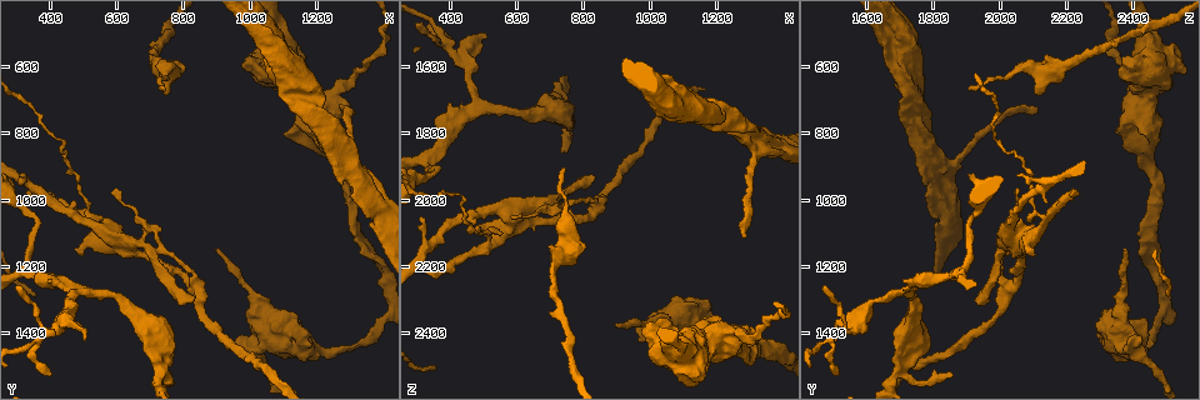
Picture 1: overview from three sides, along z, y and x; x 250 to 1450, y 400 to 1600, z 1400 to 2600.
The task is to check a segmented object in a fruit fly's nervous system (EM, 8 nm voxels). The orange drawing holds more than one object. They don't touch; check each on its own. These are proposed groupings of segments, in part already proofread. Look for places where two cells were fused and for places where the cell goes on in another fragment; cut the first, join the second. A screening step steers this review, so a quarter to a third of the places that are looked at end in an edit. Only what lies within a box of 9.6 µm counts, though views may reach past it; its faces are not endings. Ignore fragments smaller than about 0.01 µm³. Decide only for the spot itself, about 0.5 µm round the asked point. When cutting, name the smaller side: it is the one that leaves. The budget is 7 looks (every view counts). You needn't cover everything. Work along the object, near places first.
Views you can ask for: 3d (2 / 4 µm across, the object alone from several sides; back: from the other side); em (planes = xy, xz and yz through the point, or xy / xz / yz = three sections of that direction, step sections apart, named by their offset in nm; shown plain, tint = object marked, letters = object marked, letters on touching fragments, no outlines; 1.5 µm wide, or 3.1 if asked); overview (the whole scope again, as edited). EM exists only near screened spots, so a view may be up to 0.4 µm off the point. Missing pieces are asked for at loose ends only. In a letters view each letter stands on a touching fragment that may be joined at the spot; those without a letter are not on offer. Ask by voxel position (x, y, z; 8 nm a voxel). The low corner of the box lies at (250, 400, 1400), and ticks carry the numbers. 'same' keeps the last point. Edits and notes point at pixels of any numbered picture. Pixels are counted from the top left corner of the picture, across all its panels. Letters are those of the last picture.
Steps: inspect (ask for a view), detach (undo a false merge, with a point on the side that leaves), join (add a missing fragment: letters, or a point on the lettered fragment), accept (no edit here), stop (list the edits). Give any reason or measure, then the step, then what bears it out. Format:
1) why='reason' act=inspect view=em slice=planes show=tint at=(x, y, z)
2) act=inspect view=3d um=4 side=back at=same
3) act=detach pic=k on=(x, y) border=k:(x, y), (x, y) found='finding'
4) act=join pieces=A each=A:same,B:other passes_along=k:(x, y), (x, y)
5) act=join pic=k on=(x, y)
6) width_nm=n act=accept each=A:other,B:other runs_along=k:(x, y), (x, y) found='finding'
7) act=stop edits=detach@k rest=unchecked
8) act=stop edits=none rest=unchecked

act=inspect view=em slice=xz step=8 show=letters at=(790, 1180, 2000)

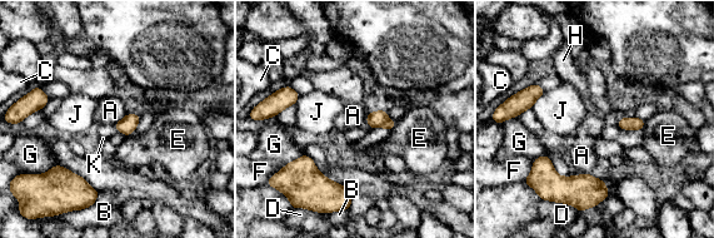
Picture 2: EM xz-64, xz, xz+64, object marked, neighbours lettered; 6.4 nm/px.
act=accept each=A:other,B:other,C:other,D:other,E:other,F:other,G:other,H:other,J:other,K:other border=2:(126, 113), (113, 124) found='continuous, no second cell'

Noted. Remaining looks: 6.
why='branch stops here' act=inspect view=3d um=4 at=(330, 970, 2220)

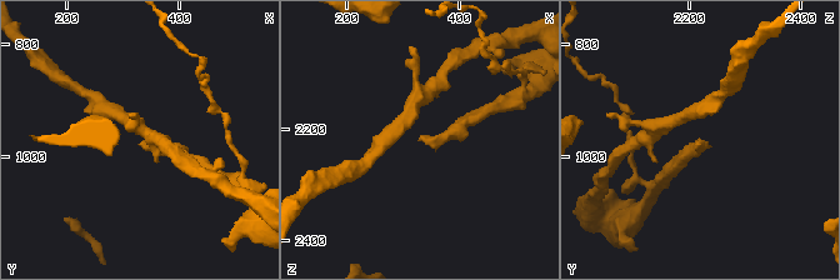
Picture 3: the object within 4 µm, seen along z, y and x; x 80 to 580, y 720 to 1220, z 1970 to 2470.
why='shape alone is not enough' act=inspect view=em slice=planes show=letters at=(335, 980, 2215)

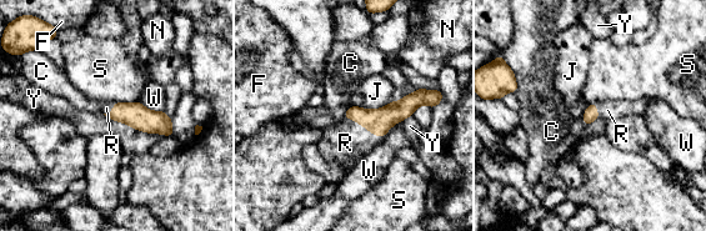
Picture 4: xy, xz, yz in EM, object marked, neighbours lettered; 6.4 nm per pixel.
act=join pic=4 on=(345, 142) each=C:other,F:other,J:other,N:other,R:same,S:other,W:other,Y:other found='it goes on there'

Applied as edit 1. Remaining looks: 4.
why='sudden change in width' act=inspect view=em slice=planes show=letters at=(1300, 660, 2410)

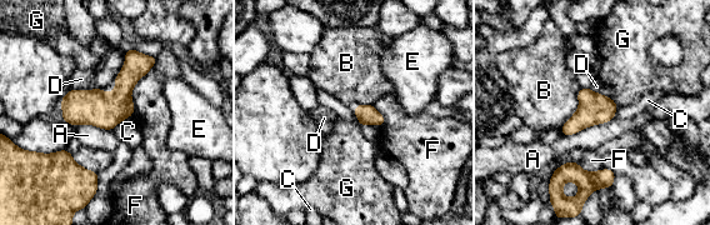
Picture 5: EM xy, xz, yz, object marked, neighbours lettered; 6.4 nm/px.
longest_contact=F:360nm act=accept each=A:other,B:other,C:other,D:other,E:other,F:other,G:other runs_along=5:(150, 59), (105, 106), (65, 118) found='continuous, no second cell'

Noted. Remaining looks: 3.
act=stop edits=join@4 rest=unchecked

